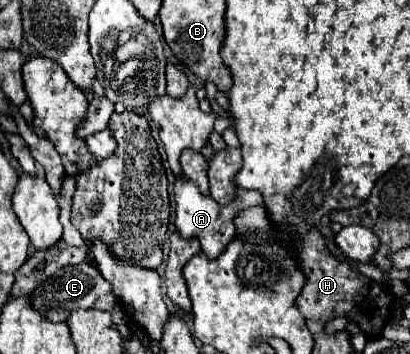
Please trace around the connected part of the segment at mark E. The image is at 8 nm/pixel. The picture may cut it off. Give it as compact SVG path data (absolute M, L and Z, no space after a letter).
M83 262L77 266L63 266L59 272L55 272L55 276L51 276L33 290L33 294L29 296L29 304L33 310L37 310L41 316L45 316L51 322L65 322L75 308L83 310L95 308L109 312L115 322L123 320L123 306L119 298L115 298L111 284L99 274L99 270L91 262Z

